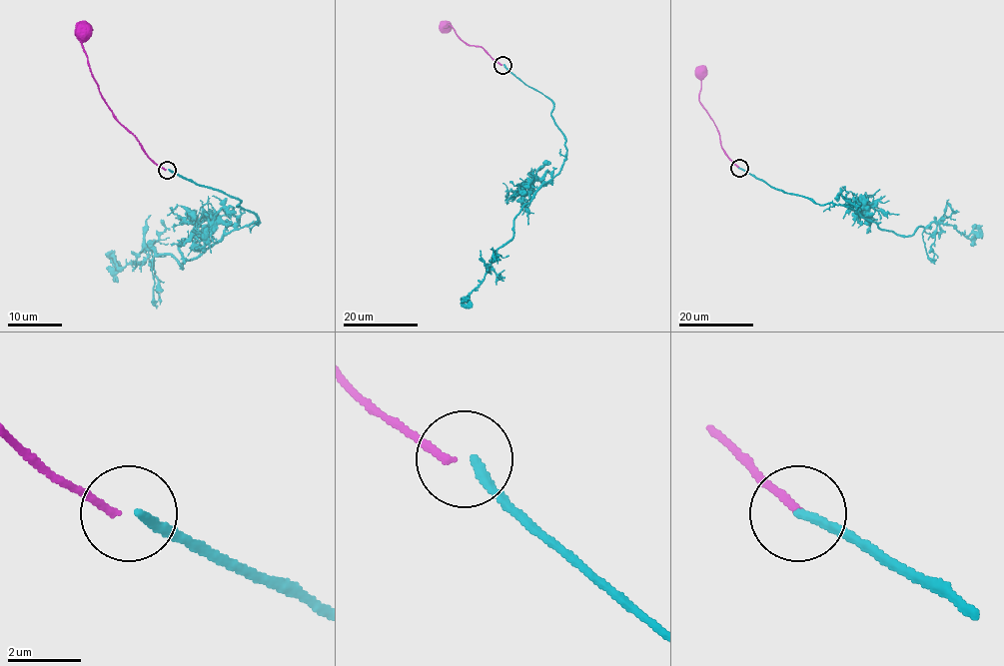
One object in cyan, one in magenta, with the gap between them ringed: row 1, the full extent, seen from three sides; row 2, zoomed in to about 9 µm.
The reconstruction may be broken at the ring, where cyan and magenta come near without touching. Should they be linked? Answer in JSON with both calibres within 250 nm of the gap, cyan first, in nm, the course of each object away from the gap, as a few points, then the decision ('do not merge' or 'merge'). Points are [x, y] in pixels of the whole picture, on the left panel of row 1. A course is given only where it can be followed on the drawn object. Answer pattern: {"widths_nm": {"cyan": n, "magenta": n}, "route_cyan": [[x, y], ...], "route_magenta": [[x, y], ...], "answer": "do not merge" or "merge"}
{"widths_nm": {"cyan": 260, "magenta": 190}, "route_cyan": [[169, 170], [239, 200], [236, 205], [259, 221], [230, 231], [182, 268], [154, 249], [120, 268], [114, 253]], "route_magenta": [[166, 170], [148, 156], [108, 104], [90, 72], [82, 44], [87, 37], [86, 29]], "answer": "do not merge"}

